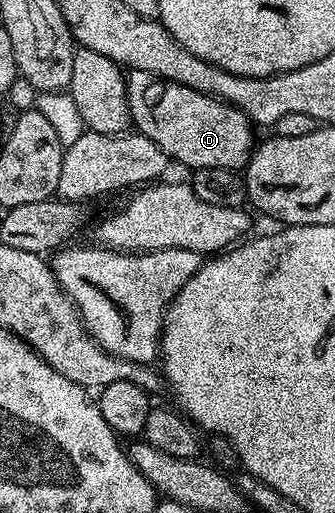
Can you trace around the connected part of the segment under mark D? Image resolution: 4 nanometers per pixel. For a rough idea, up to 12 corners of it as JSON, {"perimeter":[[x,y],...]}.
{"perimeter":[[128,69],[135,132],[192,171],[240,171],[254,125],[238,107]]}

